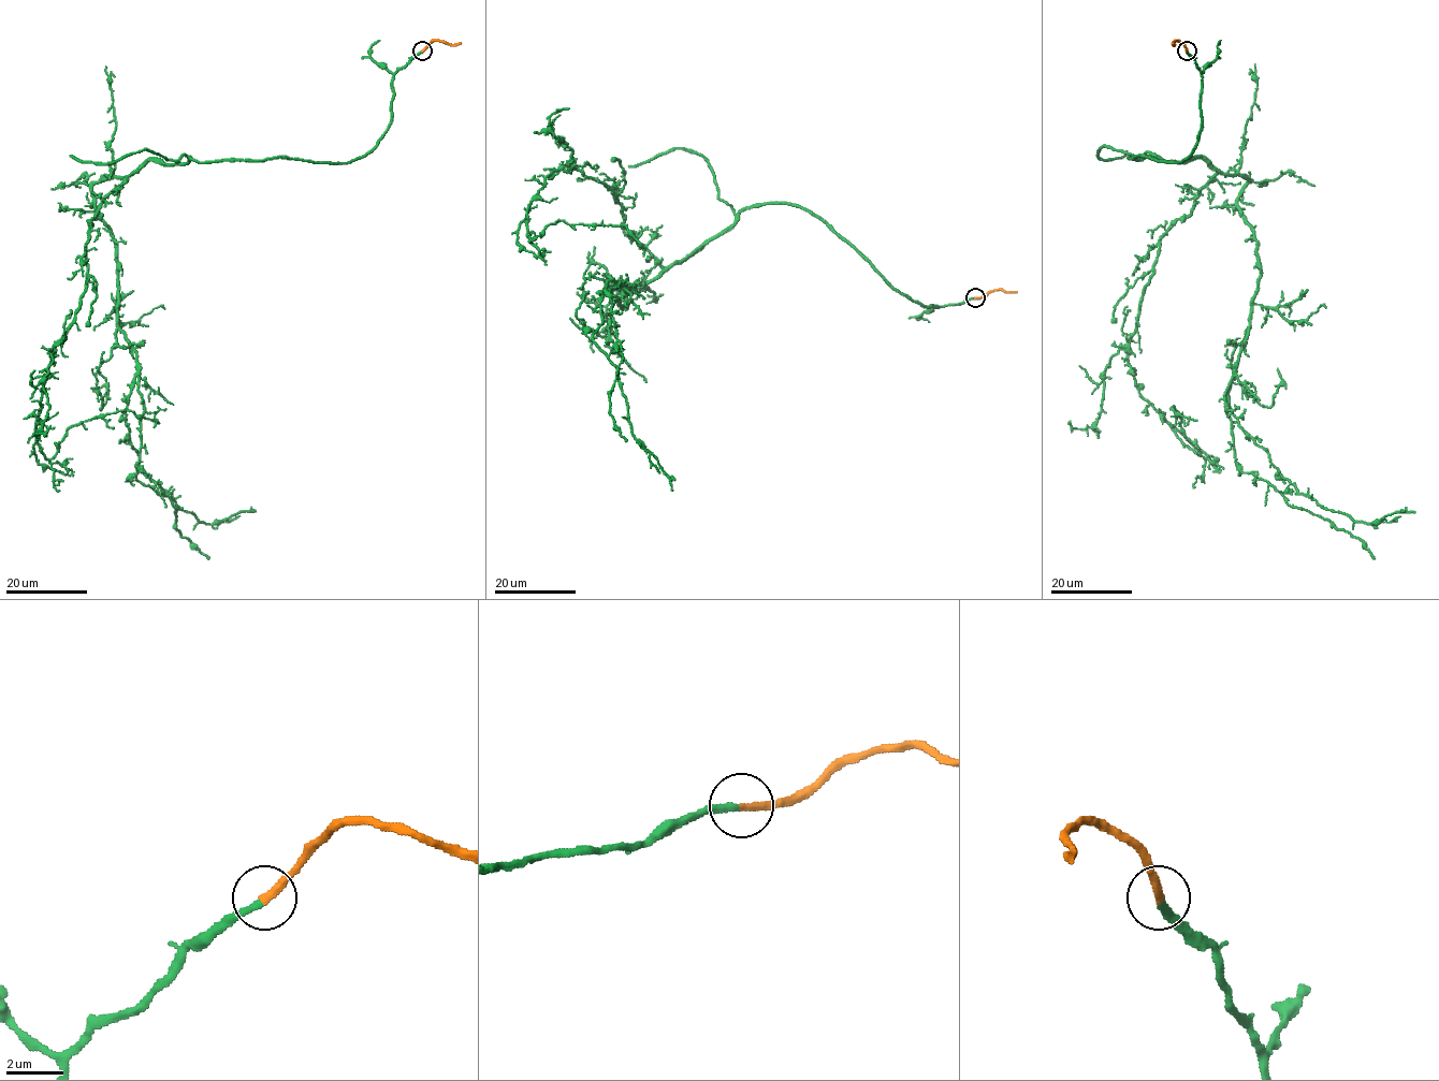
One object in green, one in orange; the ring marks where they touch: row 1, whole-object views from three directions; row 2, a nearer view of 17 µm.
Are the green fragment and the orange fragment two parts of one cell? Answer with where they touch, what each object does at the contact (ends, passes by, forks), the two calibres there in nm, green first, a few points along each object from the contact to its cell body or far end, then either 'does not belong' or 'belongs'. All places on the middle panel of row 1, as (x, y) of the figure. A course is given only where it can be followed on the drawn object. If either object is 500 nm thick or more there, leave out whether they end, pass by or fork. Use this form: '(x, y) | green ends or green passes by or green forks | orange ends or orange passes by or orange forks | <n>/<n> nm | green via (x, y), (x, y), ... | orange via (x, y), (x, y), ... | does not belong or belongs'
(975, 297) | green ends | orange ends | 240/280 nm | green via (975, 298), (912, 301), (790, 205), (619, 280), (622, 307), (609, 280), (593, 339), (672, 490) | orange via (975, 297), (999, 289), (1017, 291) | belongs

